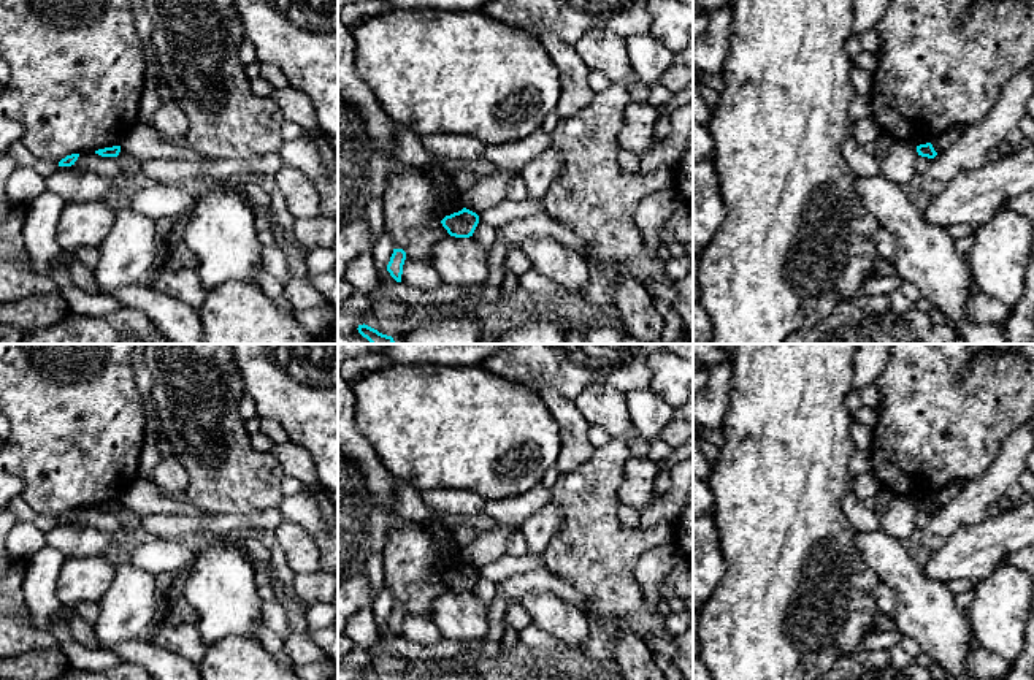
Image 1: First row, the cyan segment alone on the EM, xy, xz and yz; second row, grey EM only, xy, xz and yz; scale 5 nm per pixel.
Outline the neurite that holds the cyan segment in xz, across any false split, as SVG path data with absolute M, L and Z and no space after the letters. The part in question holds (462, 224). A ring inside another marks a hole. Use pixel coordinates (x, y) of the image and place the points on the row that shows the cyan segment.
M463 208L458 212L446 216L441 220L441 223L450 236L469 238L469 236L473 236L477 223L479 223L479 216L476 212Z

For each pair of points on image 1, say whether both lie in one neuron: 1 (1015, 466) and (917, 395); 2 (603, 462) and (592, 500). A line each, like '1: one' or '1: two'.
1: two
2: one

